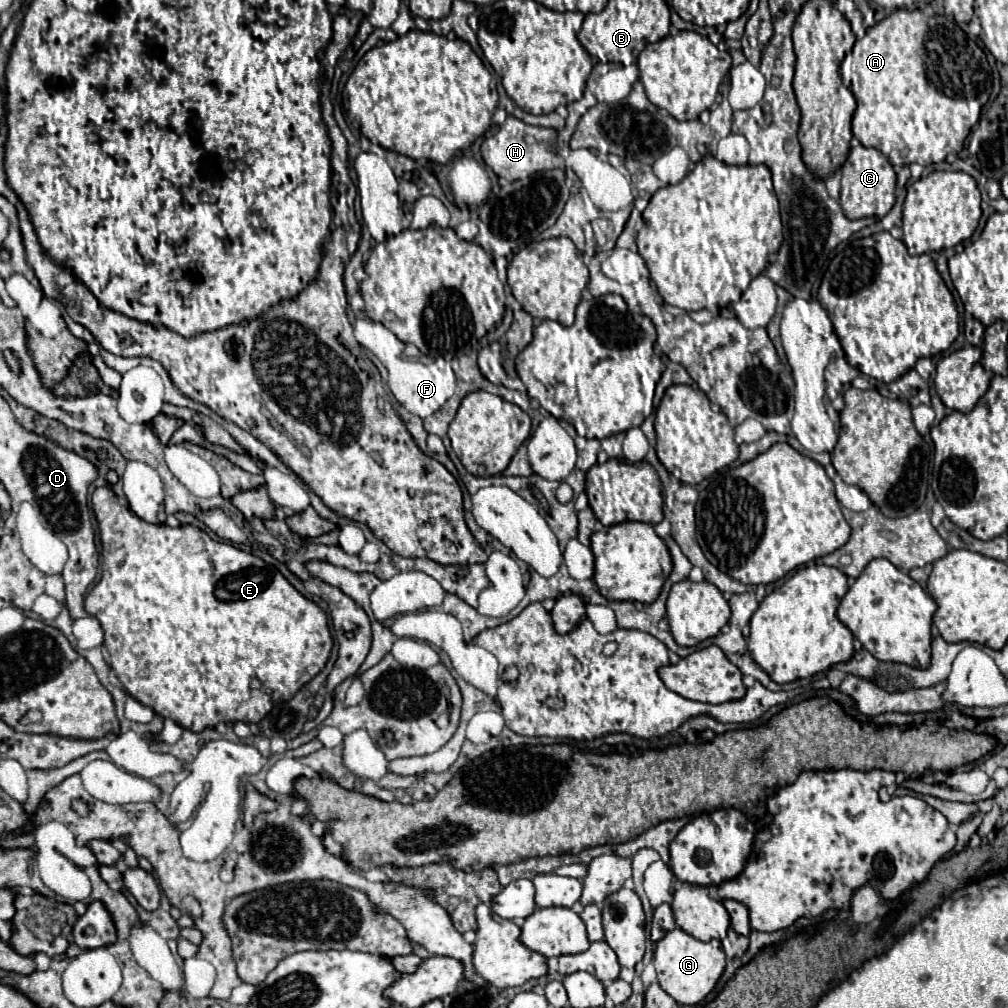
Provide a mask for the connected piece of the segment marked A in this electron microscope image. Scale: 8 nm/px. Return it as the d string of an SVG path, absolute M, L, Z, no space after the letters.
M896 10L888 18L884 18L882 22L874 24L872 28L868 28L866 36L856 40L852 50L845 56L840 65L840 74L843 84L852 90L852 94L856 98L856 112L854 112L854 118L852 118L852 134L864 146L880 150L894 166L906 166L906 164L912 164L912 162L918 162L920 166L928 166L928 164L942 162L948 154L958 154L962 150L962 146L964 146L966 136L970 134L970 128L978 122L980 110L988 102L990 92L992 92L992 70L990 70L986 52L978 44L978 40L970 38L968 34L964 34L954 20L950 20L946 16L932 16L930 18L930 16L922 14L920 10L912 10L912 12Z

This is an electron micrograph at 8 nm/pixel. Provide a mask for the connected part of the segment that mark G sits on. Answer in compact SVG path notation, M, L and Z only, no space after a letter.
M680 928L670 930L658 942L652 964L656 966L658 984L662 986L662 990L666 994L670 994L678 1004L688 1004L688 1006L702 1002L710 994L710 990L716 986L716 982L722 976L724 966L726 966L720 940L702 942Z

